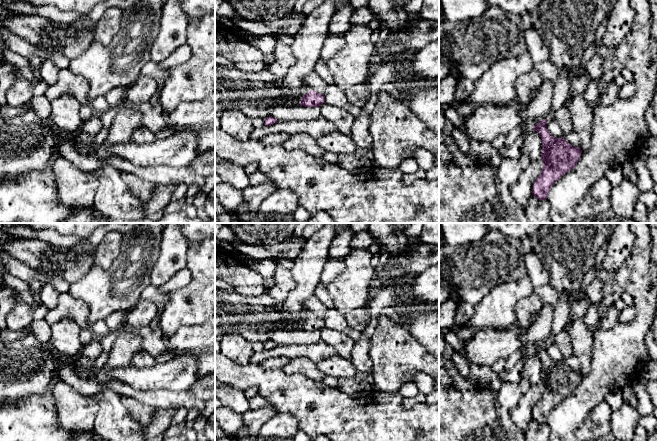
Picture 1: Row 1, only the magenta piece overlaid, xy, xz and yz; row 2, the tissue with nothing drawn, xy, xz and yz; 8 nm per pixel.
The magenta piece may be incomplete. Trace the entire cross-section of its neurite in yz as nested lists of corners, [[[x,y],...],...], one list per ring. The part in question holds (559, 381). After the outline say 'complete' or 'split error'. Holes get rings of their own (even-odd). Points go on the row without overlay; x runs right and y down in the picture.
[[[542,343],[537,348],[529,348],[524,357],[515,365],[515,367],[499,373],[501,382],[516,382],[522,378],[523,366],[530,355],[539,357],[542,363],[543,391],[541,398],[534,406],[532,419],[539,424],[548,422],[548,417],[553,408],[564,400],[568,395],[575,392],[581,381],[582,374],[569,368],[564,361],[554,362],[547,353],[547,343]]] | split error

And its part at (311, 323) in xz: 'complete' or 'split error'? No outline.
split error

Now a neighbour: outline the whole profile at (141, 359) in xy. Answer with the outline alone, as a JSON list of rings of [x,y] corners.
[[[143,349],[137,351],[132,357],[132,366],[135,368],[151,368],[157,364],[156,358]]]

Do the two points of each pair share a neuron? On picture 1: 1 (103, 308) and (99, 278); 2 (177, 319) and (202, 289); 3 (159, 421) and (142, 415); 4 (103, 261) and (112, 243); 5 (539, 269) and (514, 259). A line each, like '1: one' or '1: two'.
1: one
2: one
3: two
4: one
5: two

